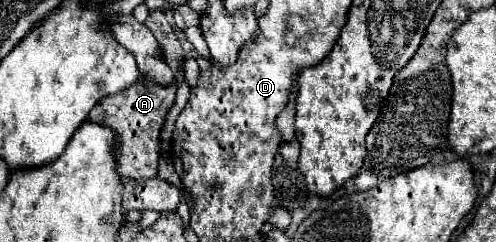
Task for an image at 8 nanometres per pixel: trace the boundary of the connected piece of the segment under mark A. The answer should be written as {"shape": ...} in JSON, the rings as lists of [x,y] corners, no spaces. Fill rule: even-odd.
{"shape":[[[147,77],[139,79],[131,87],[103,97],[89,113],[87,121],[99,123],[105,127],[111,127],[117,131],[119,143],[115,147],[115,159],[117,159],[117,171],[121,177],[129,179],[143,179],[143,177],[155,177],[157,175],[157,159],[159,159],[159,131],[163,127],[165,115],[171,109],[175,101],[177,91],[177,79],[171,81],[173,85],[159,85]]]}

